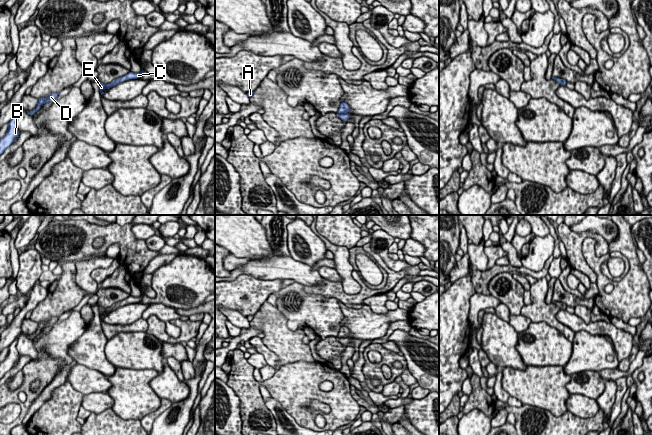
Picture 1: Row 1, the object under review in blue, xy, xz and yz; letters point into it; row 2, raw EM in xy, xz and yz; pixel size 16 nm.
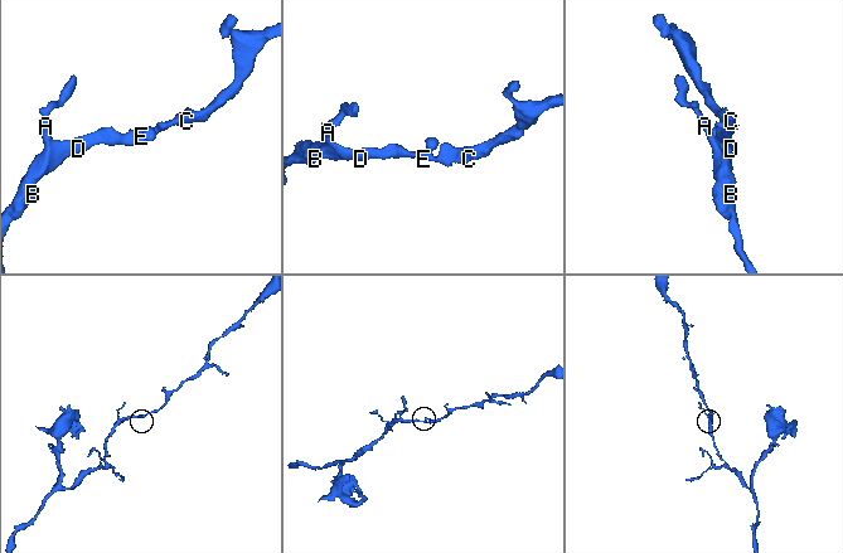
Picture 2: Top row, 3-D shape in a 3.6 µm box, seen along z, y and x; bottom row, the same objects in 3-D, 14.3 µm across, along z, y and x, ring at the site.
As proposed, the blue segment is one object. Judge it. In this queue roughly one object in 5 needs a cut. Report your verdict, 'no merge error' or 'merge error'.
no merge error

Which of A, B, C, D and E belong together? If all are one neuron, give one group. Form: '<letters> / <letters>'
A B C D E

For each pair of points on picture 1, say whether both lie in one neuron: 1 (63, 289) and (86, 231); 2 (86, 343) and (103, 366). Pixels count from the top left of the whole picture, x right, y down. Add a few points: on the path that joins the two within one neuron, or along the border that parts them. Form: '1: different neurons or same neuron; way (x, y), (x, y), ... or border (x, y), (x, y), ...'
1: different neurons; border (74, 260), (68, 260), (62, 264)
2: same neuron; way (89, 349), (97, 360)

